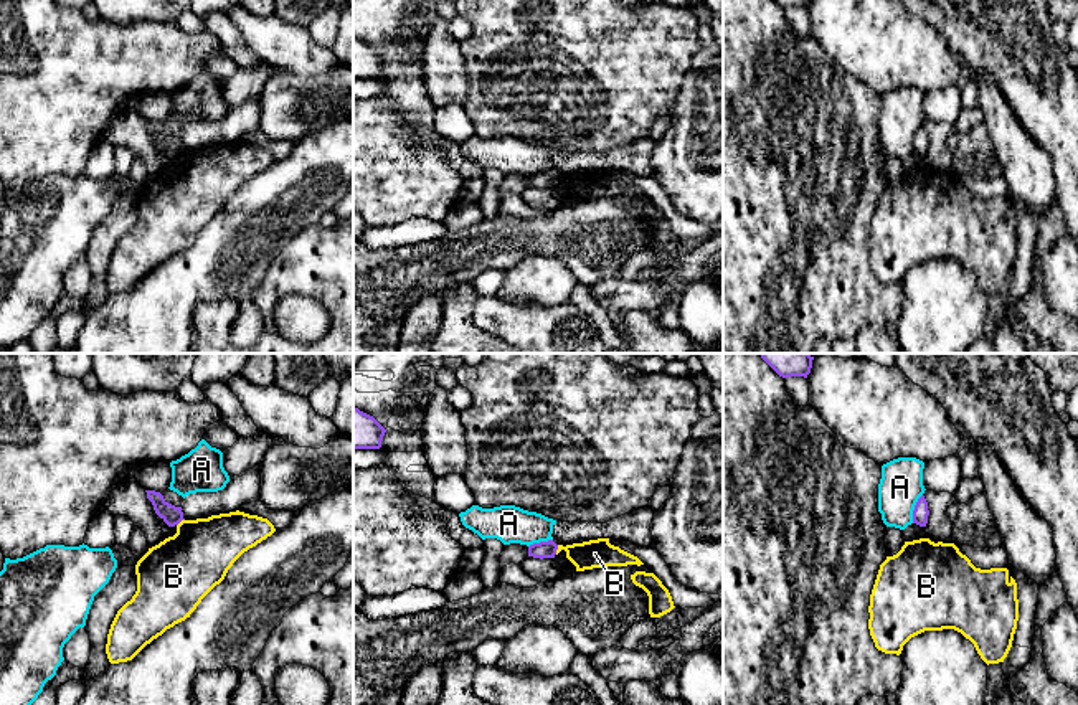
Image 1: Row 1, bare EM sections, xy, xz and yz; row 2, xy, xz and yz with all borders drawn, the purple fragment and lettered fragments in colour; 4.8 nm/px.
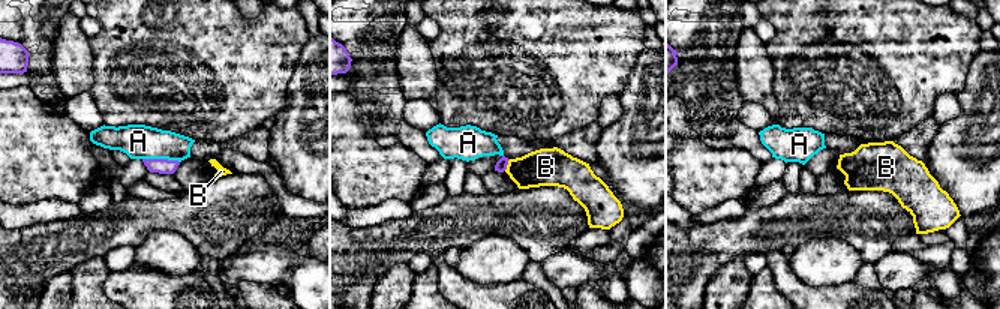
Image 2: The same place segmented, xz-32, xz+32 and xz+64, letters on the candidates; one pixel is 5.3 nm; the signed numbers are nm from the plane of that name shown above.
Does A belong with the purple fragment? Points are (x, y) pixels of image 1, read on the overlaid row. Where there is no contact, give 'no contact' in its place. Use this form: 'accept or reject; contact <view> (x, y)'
reject; contact yz (915, 509)

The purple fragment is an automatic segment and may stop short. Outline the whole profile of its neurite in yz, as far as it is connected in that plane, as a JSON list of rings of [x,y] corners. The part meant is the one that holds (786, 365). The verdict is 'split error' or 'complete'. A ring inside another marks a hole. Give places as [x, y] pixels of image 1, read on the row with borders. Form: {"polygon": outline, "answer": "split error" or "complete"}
{"polygon": [[[761,353],[761,358],[782,378],[807,378],[814,360],[809,353]]], "answer": "complete"}

